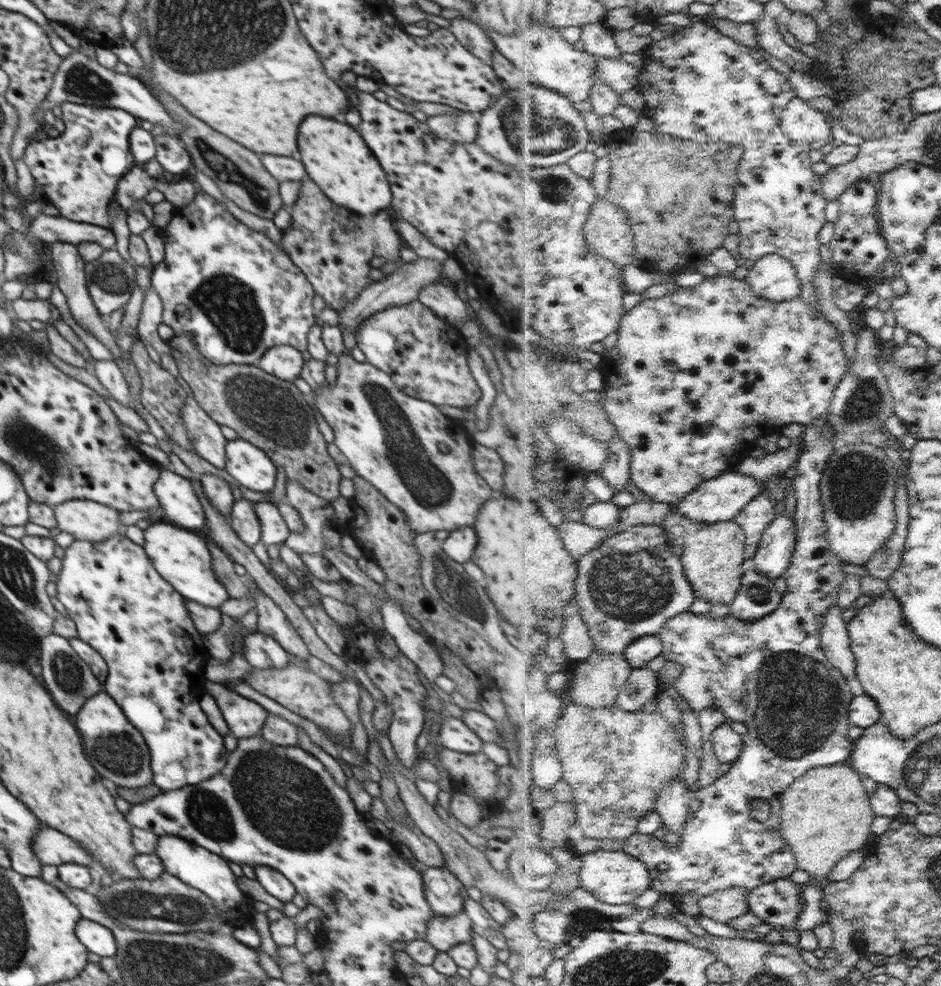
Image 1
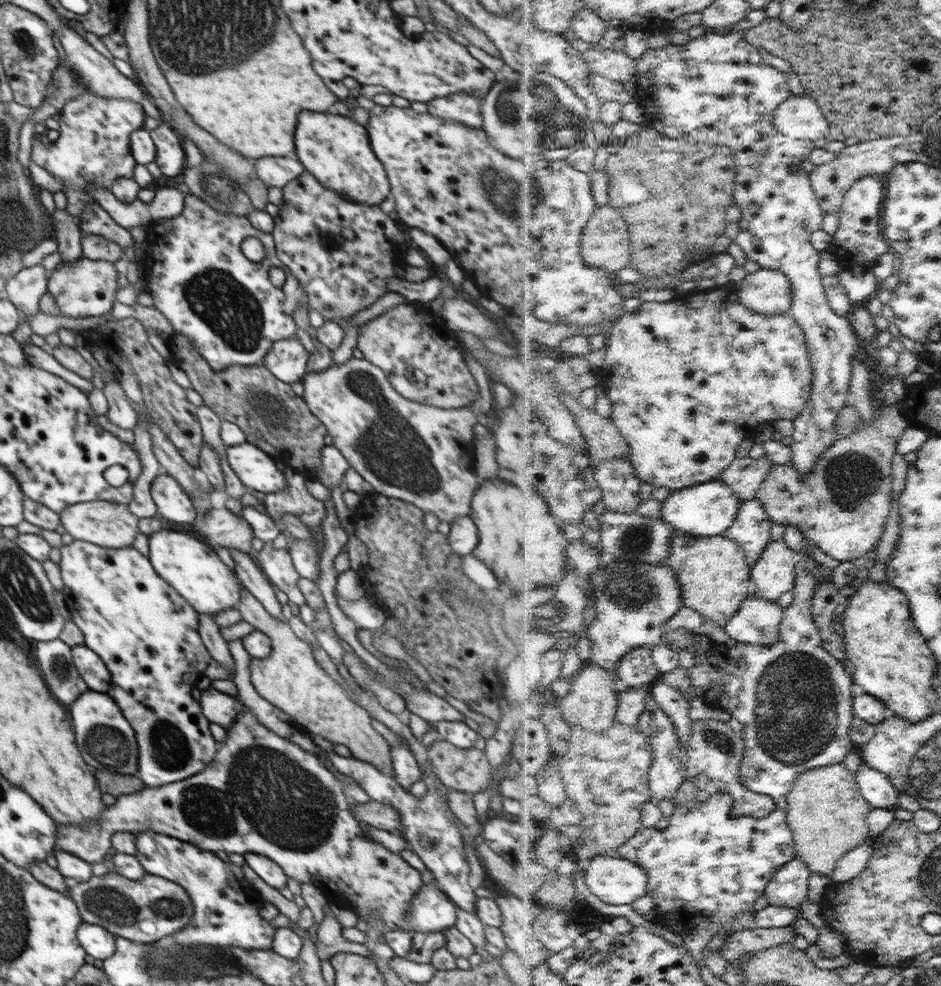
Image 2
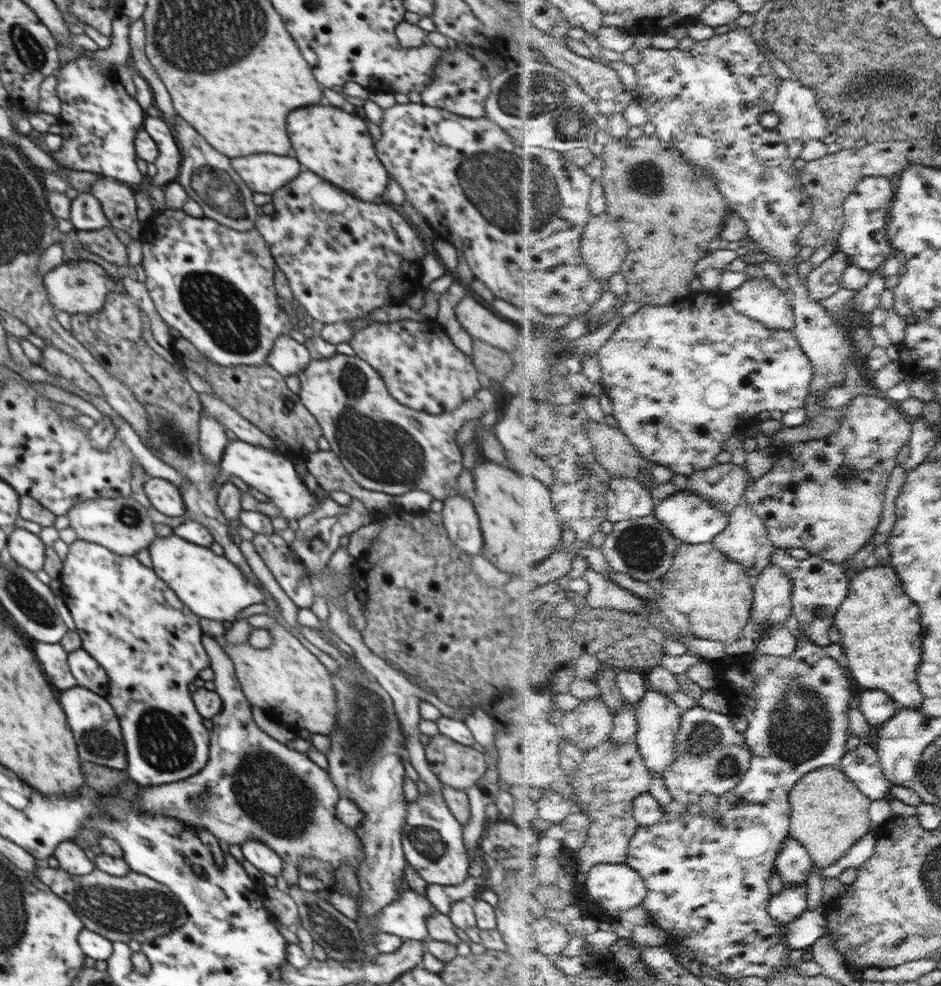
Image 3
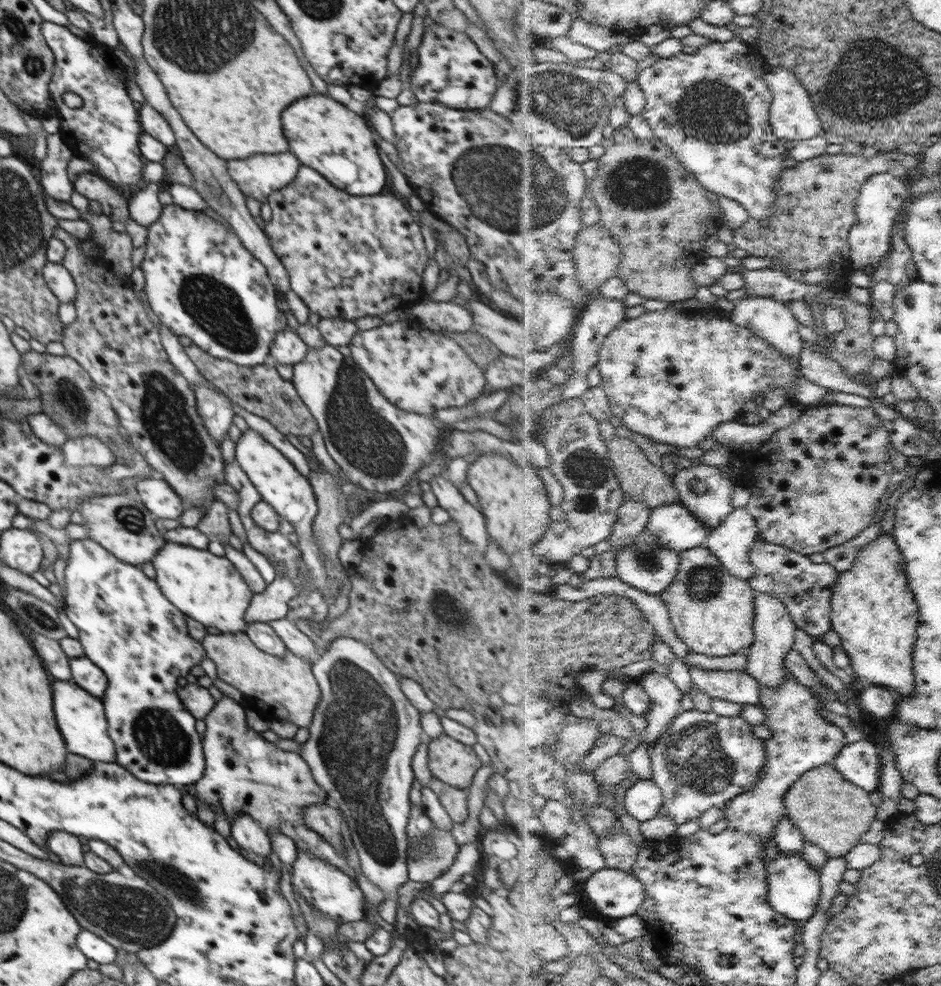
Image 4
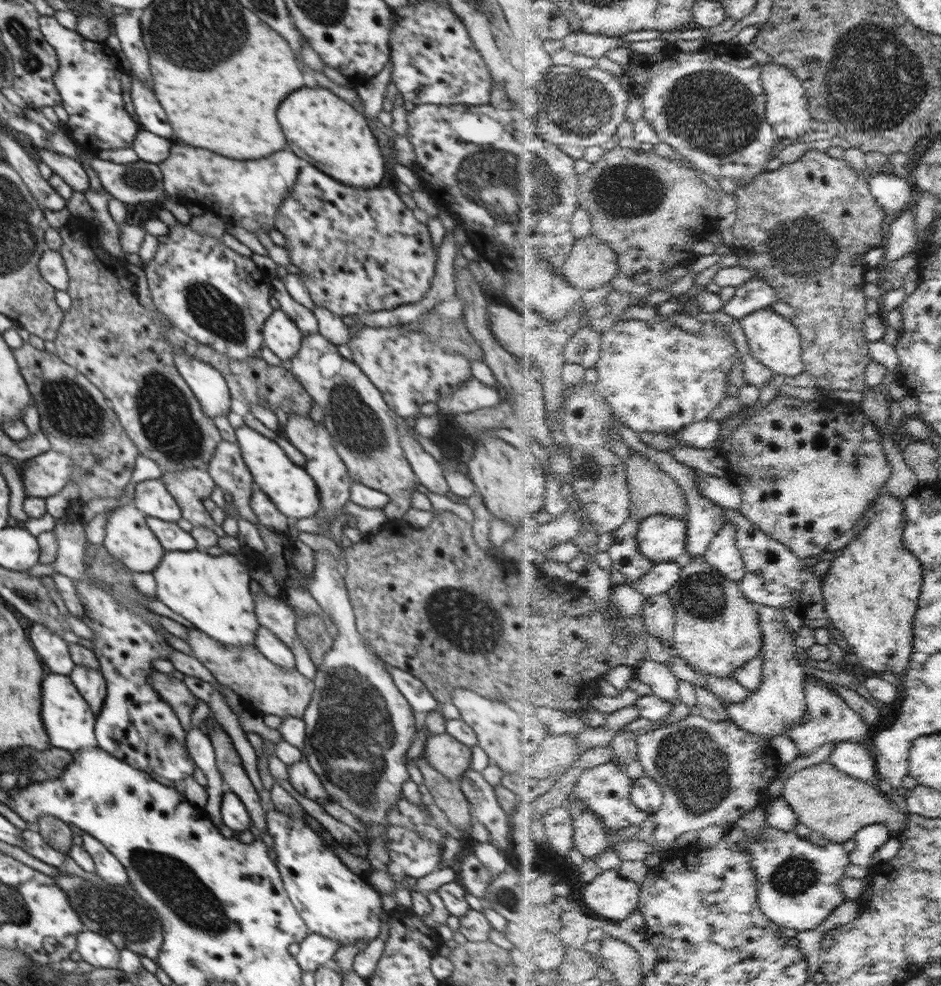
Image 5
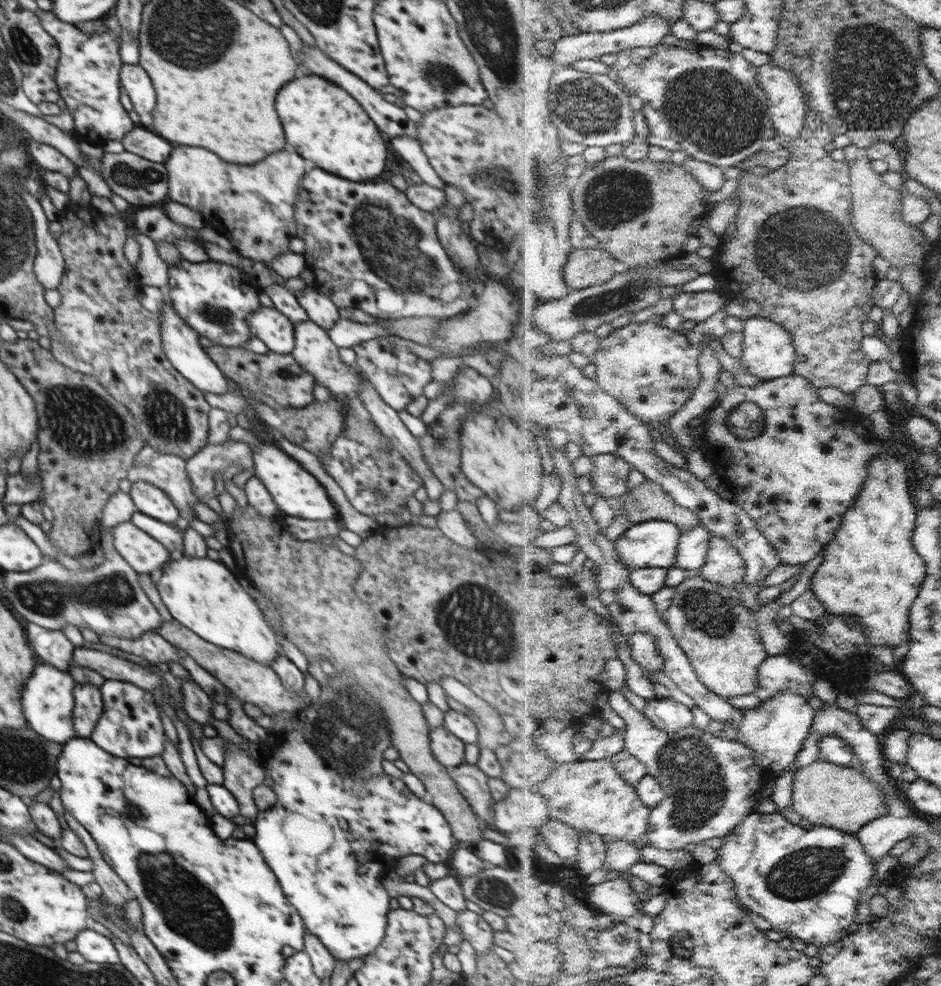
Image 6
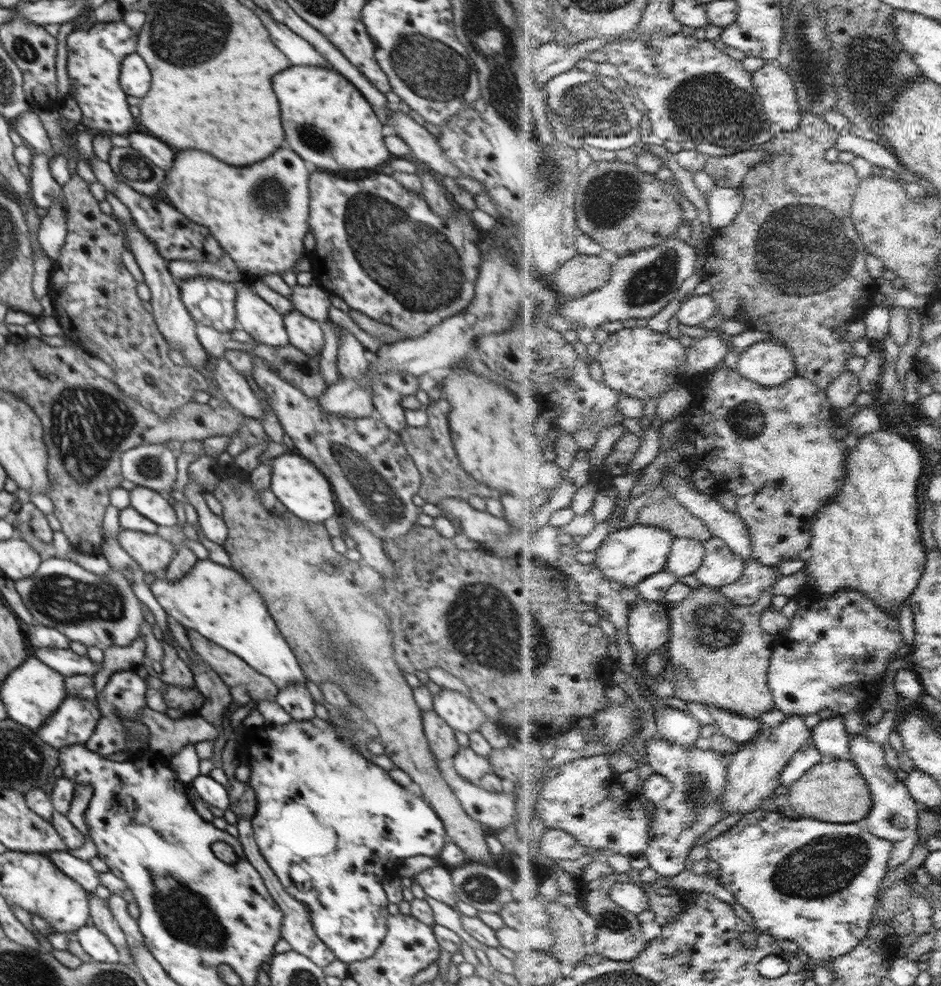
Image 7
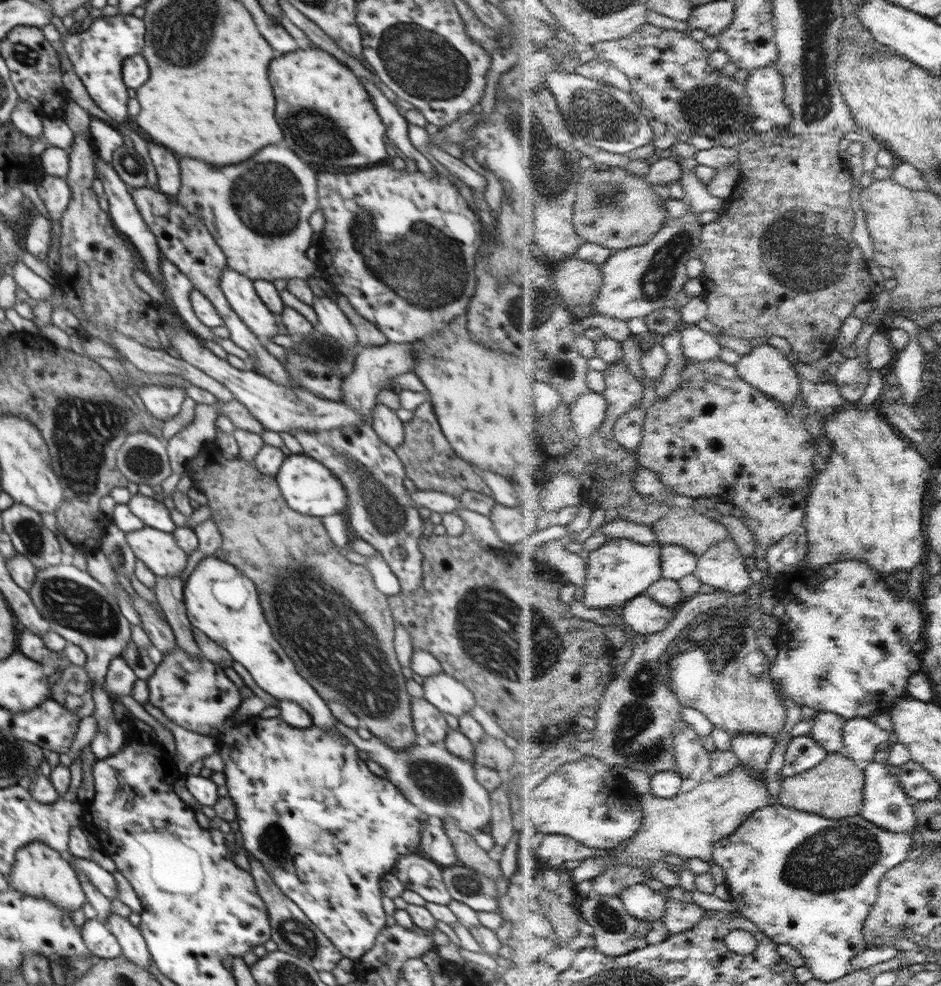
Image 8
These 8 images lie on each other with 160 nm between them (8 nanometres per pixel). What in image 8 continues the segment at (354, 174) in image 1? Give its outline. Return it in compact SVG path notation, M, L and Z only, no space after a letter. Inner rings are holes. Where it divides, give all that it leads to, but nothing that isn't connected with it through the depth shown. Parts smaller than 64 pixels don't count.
M320 47L299 48L276 58L270 68L270 82L276 96L276 120L284 130L284 142L304 162L324 166L364 166L384 160L387 130L364 84L345 64Z

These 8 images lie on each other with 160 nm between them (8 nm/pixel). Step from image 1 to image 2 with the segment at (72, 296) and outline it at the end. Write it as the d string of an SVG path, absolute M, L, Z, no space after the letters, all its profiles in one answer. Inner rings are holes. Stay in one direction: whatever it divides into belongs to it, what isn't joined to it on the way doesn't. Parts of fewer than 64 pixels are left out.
M64 209L55 210L52 216L56 219L57 227L55 240L58 243L58 251L61 254L61 262L68 266L82 258L81 240L84 233L79 228L78 220L70 216Z

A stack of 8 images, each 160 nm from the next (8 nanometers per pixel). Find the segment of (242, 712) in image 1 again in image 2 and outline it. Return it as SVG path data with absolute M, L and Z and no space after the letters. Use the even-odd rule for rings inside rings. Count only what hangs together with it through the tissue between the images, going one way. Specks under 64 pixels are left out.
M208 687L202 690L200 699L204 716L224 729L230 728L241 715L243 704L234 696Z

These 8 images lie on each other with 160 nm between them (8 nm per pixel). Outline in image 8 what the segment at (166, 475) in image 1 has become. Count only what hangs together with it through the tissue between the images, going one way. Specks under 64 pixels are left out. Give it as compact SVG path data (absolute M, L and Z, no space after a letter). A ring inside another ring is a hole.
M137 493L131 495L127 505L130 507L132 514L140 518L145 526L168 533L173 533L177 527L170 517L170 510L164 503L156 501L153 497Z

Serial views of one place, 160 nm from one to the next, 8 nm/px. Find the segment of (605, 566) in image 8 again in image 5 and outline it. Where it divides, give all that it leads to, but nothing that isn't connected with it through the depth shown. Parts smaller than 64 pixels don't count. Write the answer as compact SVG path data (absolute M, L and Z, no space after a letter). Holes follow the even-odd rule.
M657 514L643 521L639 543L654 562L685 561L688 556L689 521Z

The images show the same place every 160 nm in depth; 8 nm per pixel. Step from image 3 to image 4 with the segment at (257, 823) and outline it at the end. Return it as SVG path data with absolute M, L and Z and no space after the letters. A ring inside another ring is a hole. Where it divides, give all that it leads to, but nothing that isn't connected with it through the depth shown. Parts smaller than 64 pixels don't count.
M222 695L220 700L215 701L214 708L205 716L204 720L207 726L203 742L205 756L204 776L197 782L190 783L186 786L179 786L183 794L198 795L202 802L206 803L214 813L222 813L226 815L228 822L238 817L238 815L248 815L255 820L265 831L276 831L281 833L280 820L288 820L292 824L304 825L304 814L302 809L322 803L326 799L327 794L318 786L318 782L312 778L312 772L308 768L304 759L292 751L283 751L273 742L266 741L261 733L254 731L246 723L246 709L236 702L230 696Z

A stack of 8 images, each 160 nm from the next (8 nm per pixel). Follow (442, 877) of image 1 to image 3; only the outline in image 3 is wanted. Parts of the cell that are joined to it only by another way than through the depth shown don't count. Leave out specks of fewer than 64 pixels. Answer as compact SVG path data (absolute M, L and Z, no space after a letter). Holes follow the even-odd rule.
M406 888L388 907L382 908L374 921L370 921L373 931L397 934L412 940L428 940L428 917L436 911L425 895Z

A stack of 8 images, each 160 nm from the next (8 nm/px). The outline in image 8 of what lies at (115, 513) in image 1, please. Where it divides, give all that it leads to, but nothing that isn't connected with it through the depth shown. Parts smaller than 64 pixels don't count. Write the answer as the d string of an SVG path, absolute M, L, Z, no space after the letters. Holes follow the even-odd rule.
M145 526L126 533L125 539L155 578L180 576L188 564L189 555L176 544L173 533Z

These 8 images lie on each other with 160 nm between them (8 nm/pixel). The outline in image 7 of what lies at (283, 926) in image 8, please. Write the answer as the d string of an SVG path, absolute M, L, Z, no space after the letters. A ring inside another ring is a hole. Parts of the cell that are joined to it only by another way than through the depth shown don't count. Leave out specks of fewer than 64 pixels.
M237 818L238 827L238 841L243 847L243 852L246 855L246 858L253 864L253 867L260 873L260 876L264 879L264 884L269 890L276 906L282 910L284 914L284 919L282 921L282 936L281 938L285 939L292 950L307 956L314 964L317 964L319 967L328 966L332 961L337 958L334 956L334 953L319 939L319 936L314 932L312 928L306 906L300 904L294 898L290 897L289 894L285 891L285 888L282 886L282 883L279 881L279 878L275 875L275 872L268 866L264 857L260 854L259 848L254 840L253 830L252 830L252 821L251 818Z

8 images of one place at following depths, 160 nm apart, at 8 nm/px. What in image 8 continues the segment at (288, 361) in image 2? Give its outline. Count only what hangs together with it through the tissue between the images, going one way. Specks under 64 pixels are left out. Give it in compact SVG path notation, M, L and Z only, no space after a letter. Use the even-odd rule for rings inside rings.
M226 266L221 274L220 288L232 311L256 337L267 341L279 335L275 314L261 302L247 276Z

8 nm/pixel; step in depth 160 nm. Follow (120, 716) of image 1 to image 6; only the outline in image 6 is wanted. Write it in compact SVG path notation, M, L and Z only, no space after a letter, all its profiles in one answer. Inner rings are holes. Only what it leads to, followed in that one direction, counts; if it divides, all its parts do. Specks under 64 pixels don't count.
M52 665L36 666L34 674L30 676L30 680L26 682L26 688L22 692L22 708L24 708L24 716L28 720L28 728L40 736L46 737L49 741L61 745L76 737L73 723L75 705L73 690L76 684L74 677L68 671L58 670Z

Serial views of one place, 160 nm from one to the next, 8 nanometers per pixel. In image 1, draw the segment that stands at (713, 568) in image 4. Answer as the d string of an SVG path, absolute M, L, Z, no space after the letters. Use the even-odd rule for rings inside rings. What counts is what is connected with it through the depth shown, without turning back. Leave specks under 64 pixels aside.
M672 510L667 514L665 524L671 543L683 558L687 576L695 586L699 598L708 600L710 604L726 604L732 606L739 590L743 588L744 564L747 558L747 531L736 520L710 524L688 518L680 511Z

